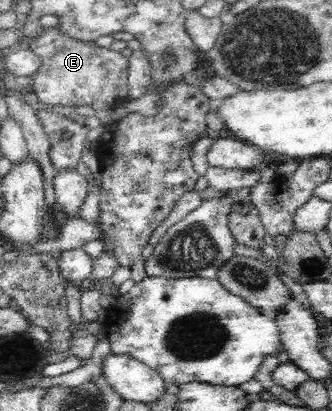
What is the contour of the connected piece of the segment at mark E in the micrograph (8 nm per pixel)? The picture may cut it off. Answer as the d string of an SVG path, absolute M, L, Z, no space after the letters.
M57 25L43 27L44 34L31 41L30 49L40 57L40 70L30 76L31 90L36 94L39 107L75 106L78 109L93 102L115 101L129 94L129 57L110 47L100 47L94 42L73 42L57 32Z

